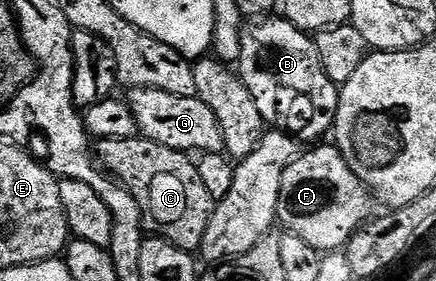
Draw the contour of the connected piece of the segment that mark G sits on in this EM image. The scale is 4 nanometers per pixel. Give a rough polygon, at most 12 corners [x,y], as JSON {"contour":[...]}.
{"contour":[[131,90],[138,133],[184,152],[224,153],[218,116],[196,96]]}

